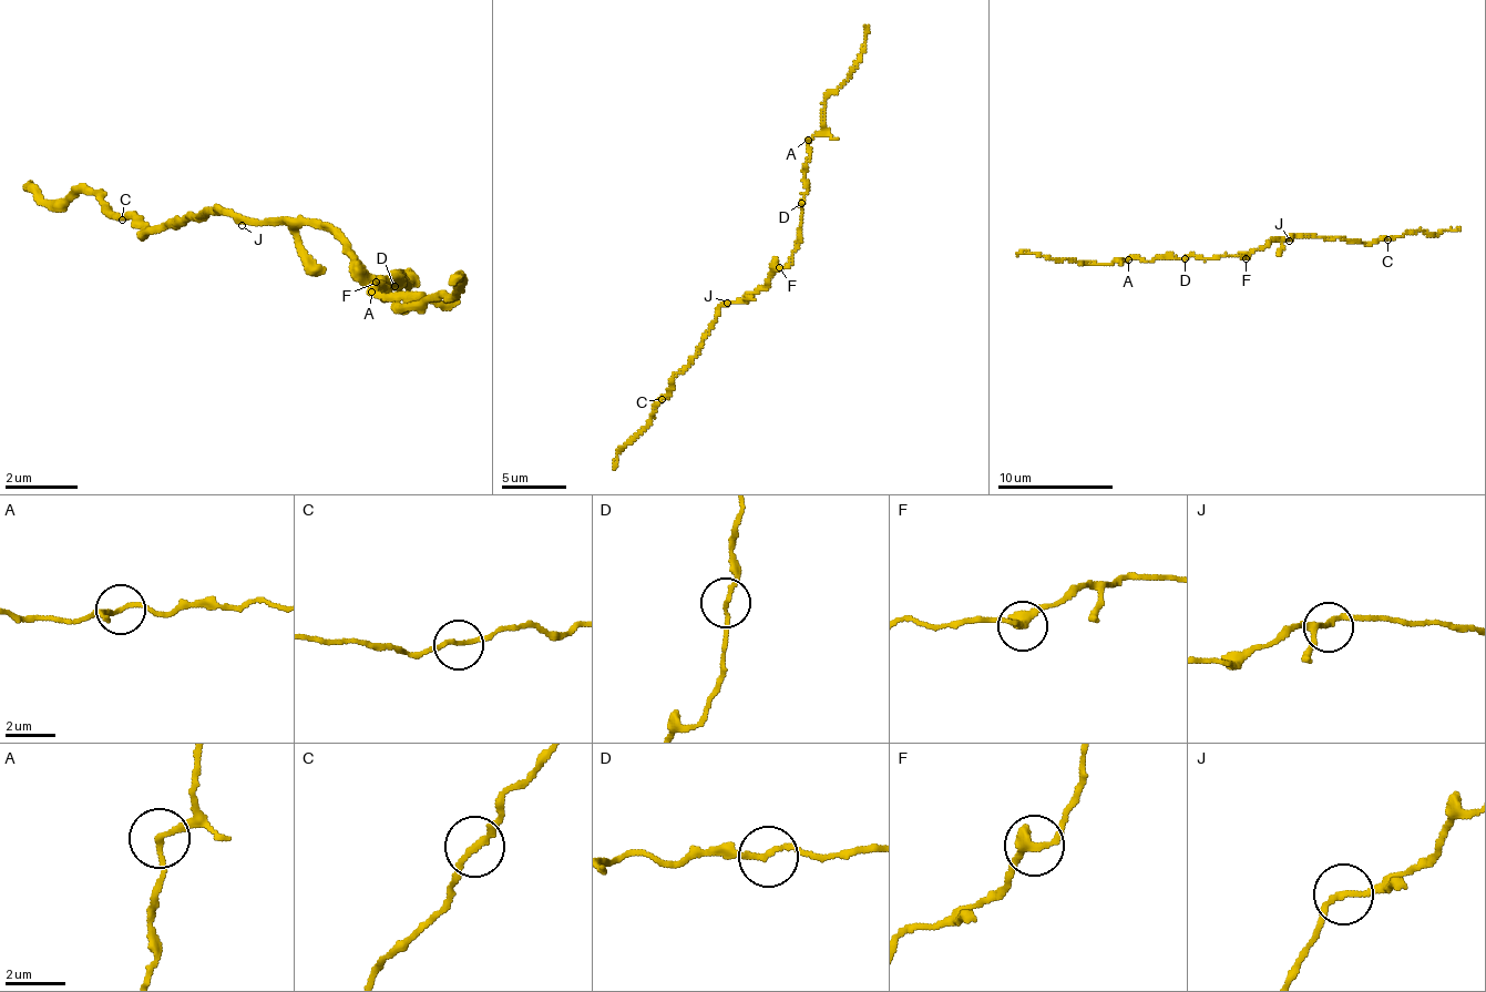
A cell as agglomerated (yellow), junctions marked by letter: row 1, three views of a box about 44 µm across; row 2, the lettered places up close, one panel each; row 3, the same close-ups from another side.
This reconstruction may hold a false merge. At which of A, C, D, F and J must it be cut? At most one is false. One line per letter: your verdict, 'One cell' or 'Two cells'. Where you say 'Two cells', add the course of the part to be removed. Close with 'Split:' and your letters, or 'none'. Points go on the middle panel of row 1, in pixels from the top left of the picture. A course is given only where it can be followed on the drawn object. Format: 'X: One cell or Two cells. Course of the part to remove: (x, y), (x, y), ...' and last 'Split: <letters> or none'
A: One cell
C: One cell
D: One cell
F: One cell
J: One cell
Split: none

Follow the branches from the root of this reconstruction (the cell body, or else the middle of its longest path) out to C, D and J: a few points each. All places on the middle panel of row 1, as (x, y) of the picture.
C: (777, 270), (761, 289), (749, 293), (737, 303), (724, 303), (699, 354), (673, 379), (673, 386), (662, 399)
D: (777, 270), (789, 261), (796, 248), (801, 203)
J: (777, 270), (761, 289), (749, 293), (737, 303), (727, 303)

